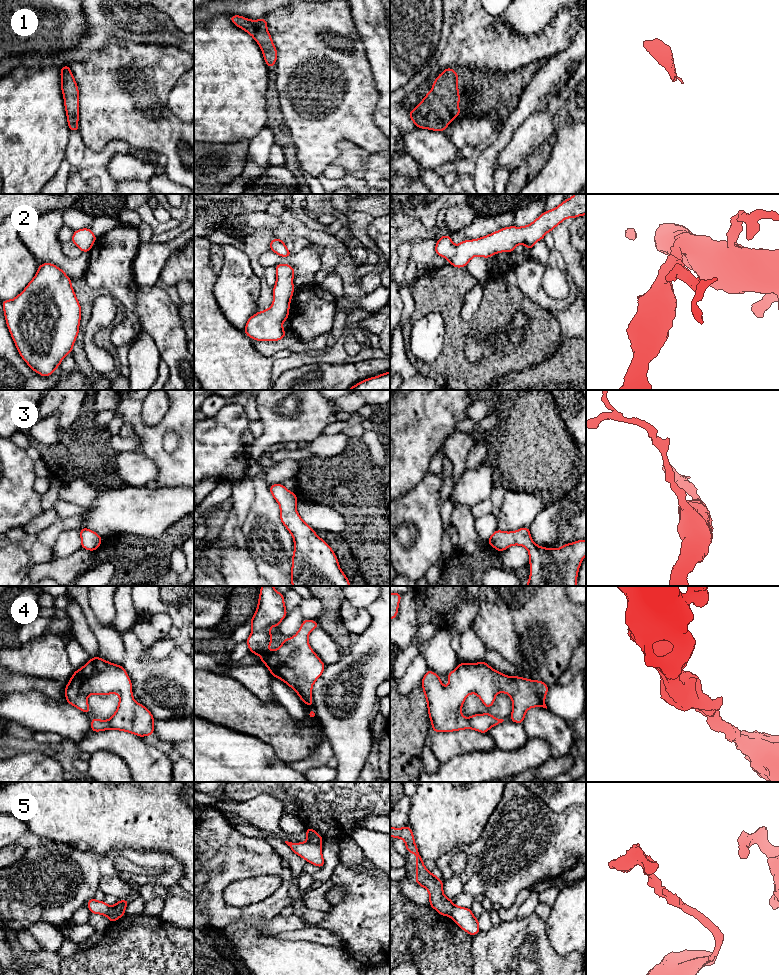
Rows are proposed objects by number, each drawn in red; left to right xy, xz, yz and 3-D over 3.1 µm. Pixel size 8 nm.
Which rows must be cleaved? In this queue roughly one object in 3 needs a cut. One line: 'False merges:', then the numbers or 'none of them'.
False merges: 5

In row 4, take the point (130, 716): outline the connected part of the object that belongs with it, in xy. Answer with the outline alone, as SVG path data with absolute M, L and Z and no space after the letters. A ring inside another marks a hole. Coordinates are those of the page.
M98 656L91 658L81 669L76 670L65 687L65 700L90 714L87 697L90 694L118 694L119 704L109 720L91 719L93 732L115 729L140 737L154 735L155 718L151 712L137 703L132 694L132 683L122 665L116 665Z

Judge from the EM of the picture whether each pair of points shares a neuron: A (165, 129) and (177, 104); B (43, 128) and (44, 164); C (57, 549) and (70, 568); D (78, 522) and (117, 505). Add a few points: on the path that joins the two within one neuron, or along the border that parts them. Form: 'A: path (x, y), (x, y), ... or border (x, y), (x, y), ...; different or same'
A: border (170, 90), (167, 96), (167, 106), (183, 121); different
B: path (43, 137), (43, 155); same
C: border (81, 547), (69, 555), (53, 560); different
D: border (80, 515), (84, 521), (84, 526); different

